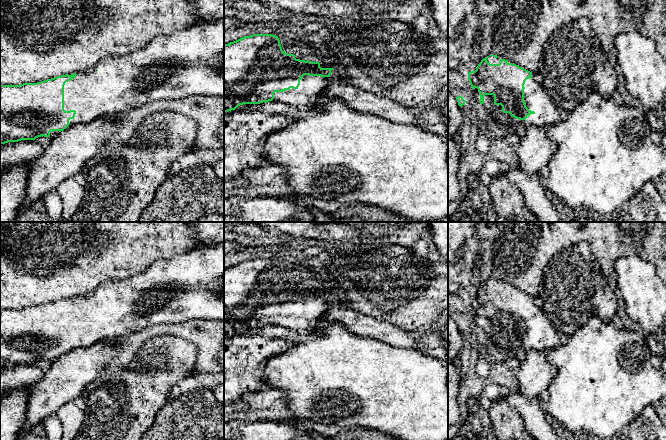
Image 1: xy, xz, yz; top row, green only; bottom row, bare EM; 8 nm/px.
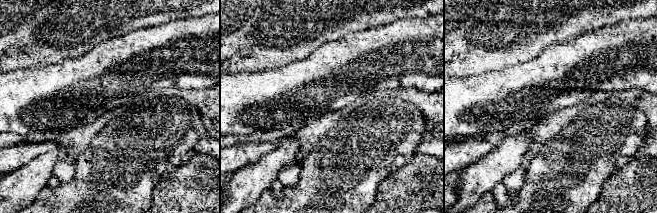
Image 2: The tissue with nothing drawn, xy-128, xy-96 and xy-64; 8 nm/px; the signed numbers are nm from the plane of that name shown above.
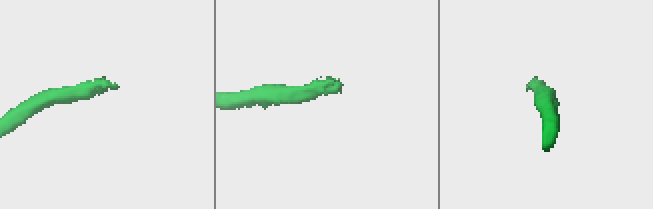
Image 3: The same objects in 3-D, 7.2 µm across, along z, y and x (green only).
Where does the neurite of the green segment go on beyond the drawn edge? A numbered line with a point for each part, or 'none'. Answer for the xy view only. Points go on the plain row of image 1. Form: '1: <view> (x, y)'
1: xy (116, 312)

